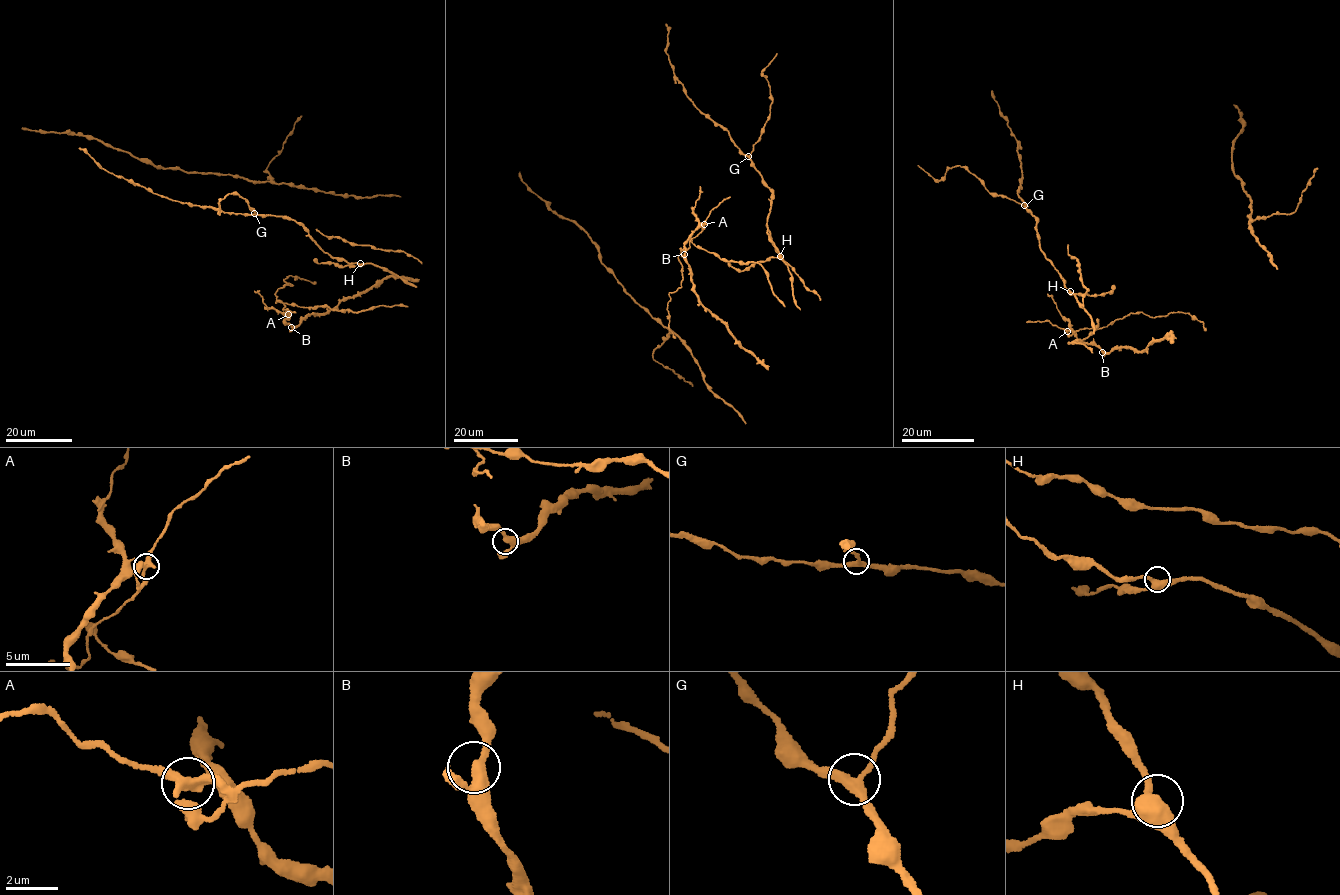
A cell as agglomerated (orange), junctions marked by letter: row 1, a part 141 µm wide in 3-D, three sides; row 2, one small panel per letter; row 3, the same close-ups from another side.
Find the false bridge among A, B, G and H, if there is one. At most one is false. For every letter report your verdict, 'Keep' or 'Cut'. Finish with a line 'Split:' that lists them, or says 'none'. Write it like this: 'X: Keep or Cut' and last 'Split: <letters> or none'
A: Cut
B: Keep
G: Keep
H: Keep
Split: A

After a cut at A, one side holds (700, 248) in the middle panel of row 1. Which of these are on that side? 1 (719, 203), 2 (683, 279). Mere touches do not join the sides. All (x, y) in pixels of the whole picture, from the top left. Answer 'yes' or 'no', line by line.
1: no
2: no

